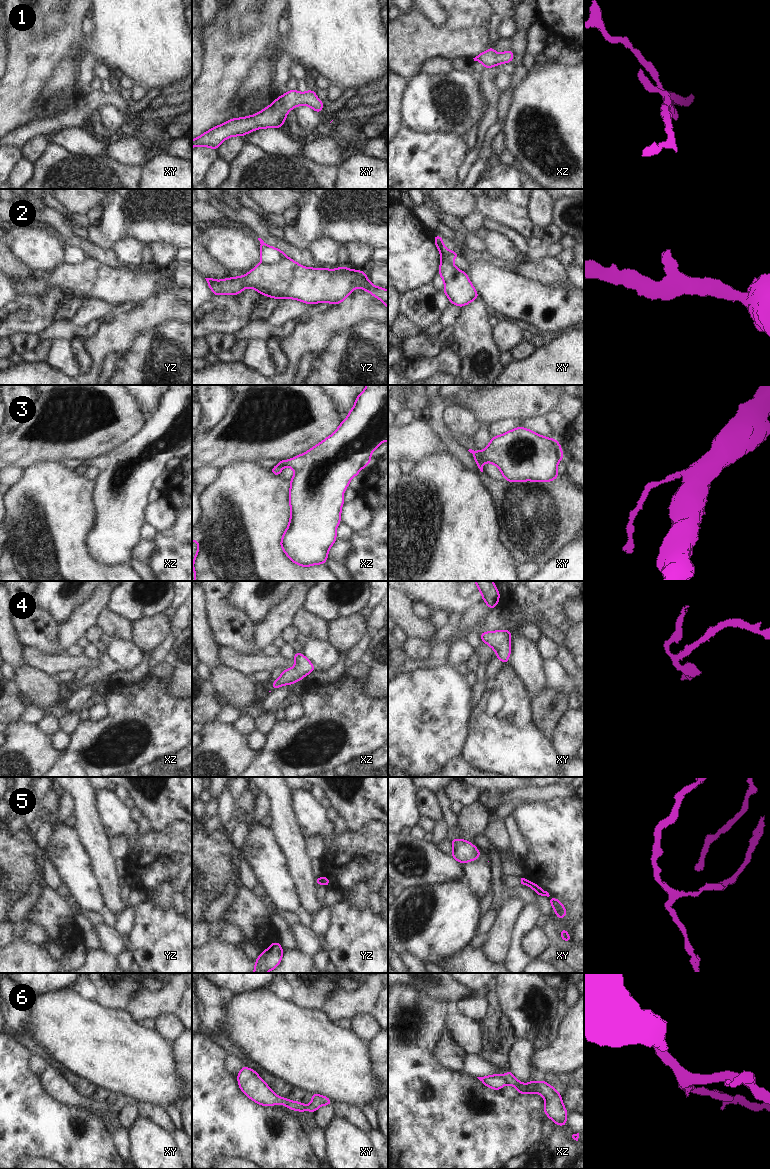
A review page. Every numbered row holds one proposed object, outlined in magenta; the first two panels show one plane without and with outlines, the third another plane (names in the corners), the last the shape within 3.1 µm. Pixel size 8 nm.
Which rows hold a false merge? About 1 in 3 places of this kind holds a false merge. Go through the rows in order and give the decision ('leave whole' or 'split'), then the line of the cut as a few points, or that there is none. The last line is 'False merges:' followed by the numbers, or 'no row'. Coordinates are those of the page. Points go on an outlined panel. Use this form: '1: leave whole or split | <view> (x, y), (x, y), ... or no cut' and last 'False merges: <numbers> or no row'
1: leave whole | no cut
2: split | yz (284, 255), (276, 264), (261, 264)
3: split | xz (278, 464), (282, 467)
4: leave whole | no cut
5: split | yz (320, 878), (322, 883)
6: split | xz (503, 1076), (506, 1083)
False merges: 2, 3, 5, 6

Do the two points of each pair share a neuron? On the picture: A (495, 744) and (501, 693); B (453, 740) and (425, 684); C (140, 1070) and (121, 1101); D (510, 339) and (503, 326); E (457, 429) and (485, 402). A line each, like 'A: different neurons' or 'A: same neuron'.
A: same neuron
B: same neuron
C: different neurons
D: same neuron
E: different neurons

